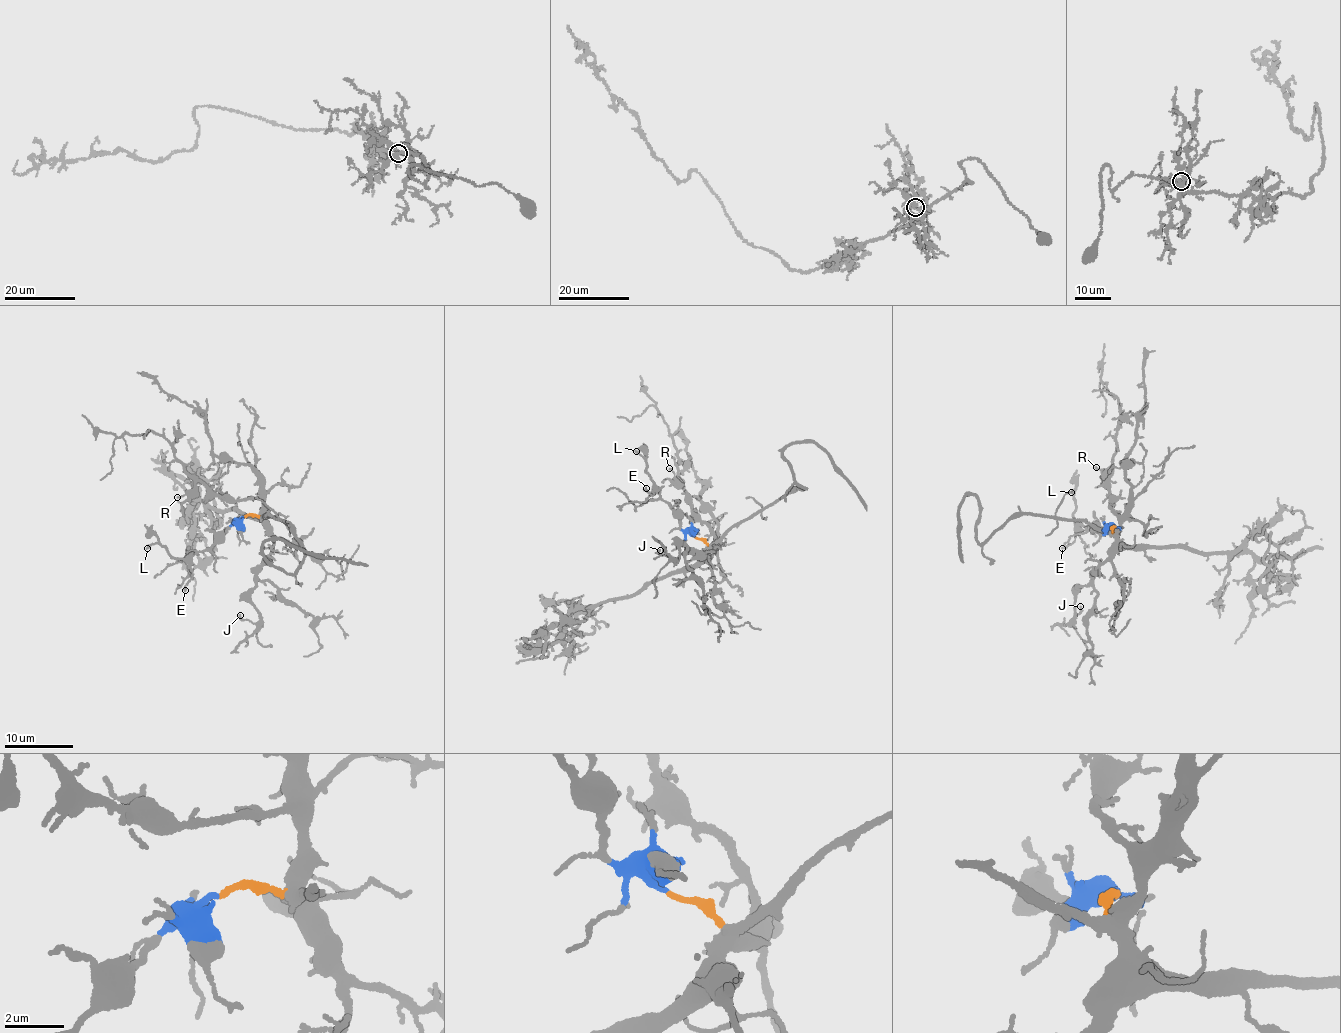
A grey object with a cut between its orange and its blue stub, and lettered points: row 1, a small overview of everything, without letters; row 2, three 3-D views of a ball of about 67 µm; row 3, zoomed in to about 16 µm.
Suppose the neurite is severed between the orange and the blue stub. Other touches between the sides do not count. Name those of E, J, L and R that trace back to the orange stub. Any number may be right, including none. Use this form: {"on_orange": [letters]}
{"on_orange": ["J", "R"]}

